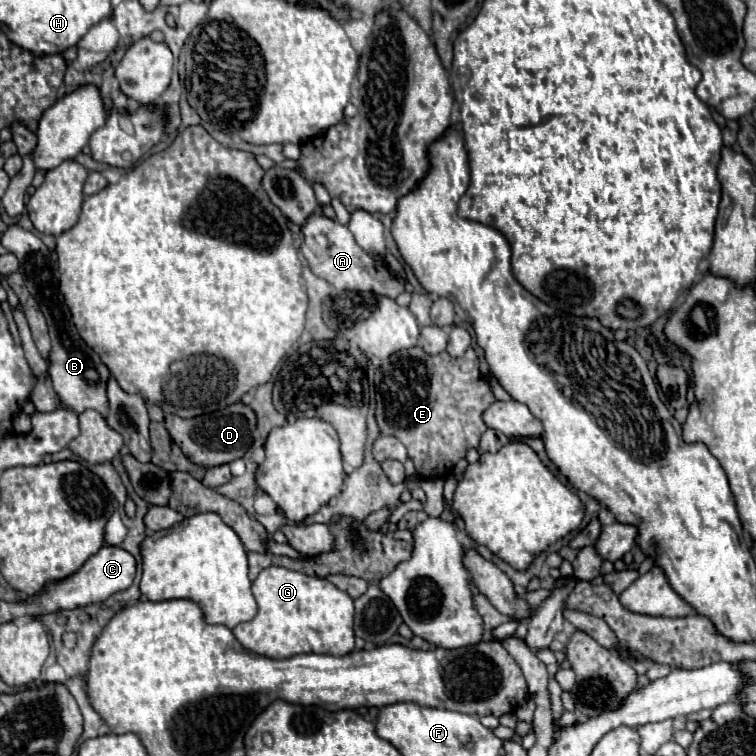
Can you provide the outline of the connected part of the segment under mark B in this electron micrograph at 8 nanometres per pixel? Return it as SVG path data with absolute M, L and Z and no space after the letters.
M18 224L8 226L8 230L2 234L2 246L8 252L16 254L16 258L20 260L18 272L22 272L28 292L36 298L36 302L40 304L40 310L46 318L50 340L52 340L52 350L48 356L48 374L50 374L54 390L60 398L60 406L66 410L72 410L76 414L82 414L84 410L92 408L92 410L98 410L102 416L106 416L106 412L108 412L106 380L110 376L110 370L104 366L100 356L80 338L80 334L72 322L70 310L64 302L64 296L60 292L60 272L58 272L58 264L50 256L50 250L46 248L46 244L40 238L36 238L34 232L26 230Z

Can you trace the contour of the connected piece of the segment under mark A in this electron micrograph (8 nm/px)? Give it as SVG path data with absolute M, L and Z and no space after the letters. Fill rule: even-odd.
M312 212L302 230L302 246L300 252L308 260L310 270L330 282L336 290L356 290L356 292L376 292L388 298L396 298L404 286L396 280L396 276L386 268L384 262L376 262L368 256L354 240L352 232L342 226L338 220L326 218L322 212Z

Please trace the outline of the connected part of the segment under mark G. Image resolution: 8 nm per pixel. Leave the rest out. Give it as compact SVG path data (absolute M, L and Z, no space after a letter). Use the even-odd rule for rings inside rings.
M272 566L264 568L258 578L252 582L252 592L258 602L258 614L244 624L238 624L232 632L250 652L268 656L268 658L290 658L304 652L344 656L354 650L354 600L346 592L338 590L332 582L320 576L306 576L288 568Z

